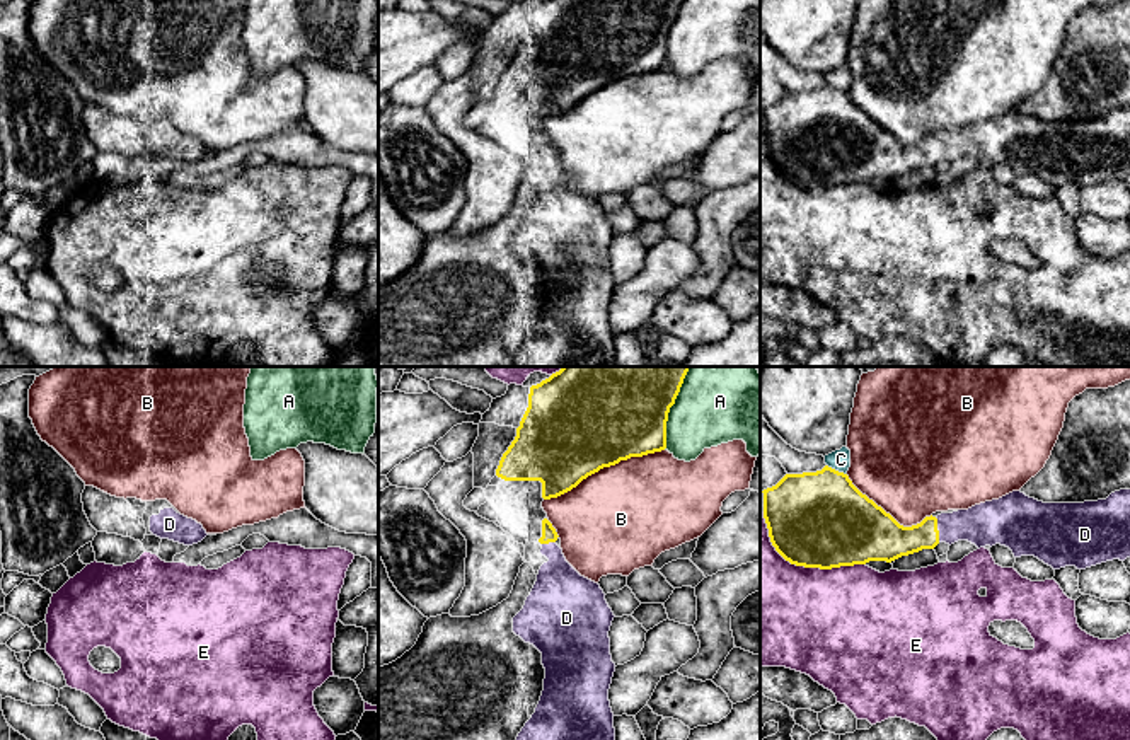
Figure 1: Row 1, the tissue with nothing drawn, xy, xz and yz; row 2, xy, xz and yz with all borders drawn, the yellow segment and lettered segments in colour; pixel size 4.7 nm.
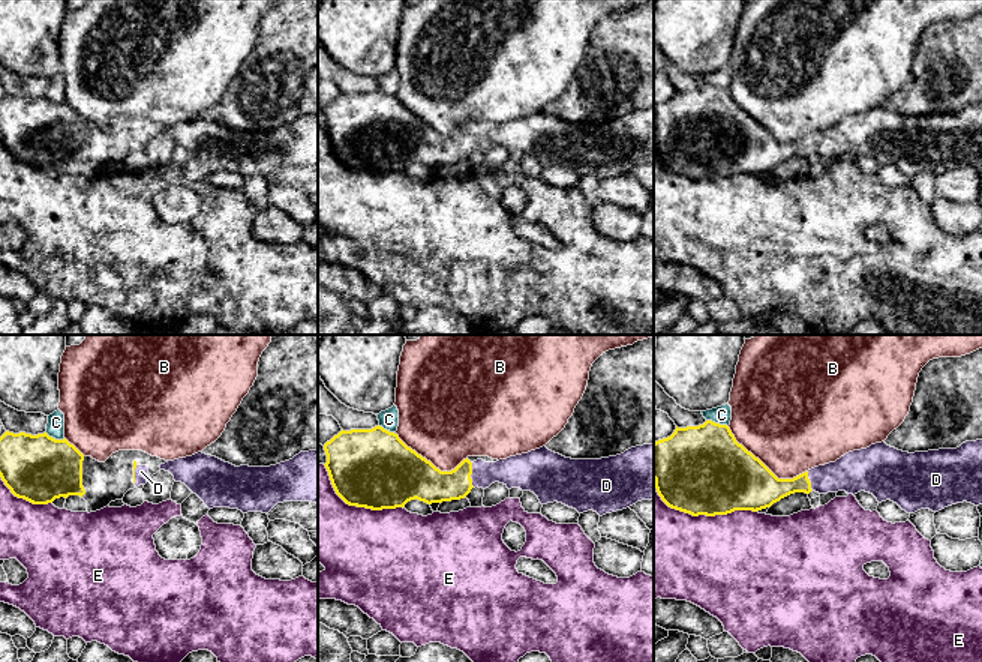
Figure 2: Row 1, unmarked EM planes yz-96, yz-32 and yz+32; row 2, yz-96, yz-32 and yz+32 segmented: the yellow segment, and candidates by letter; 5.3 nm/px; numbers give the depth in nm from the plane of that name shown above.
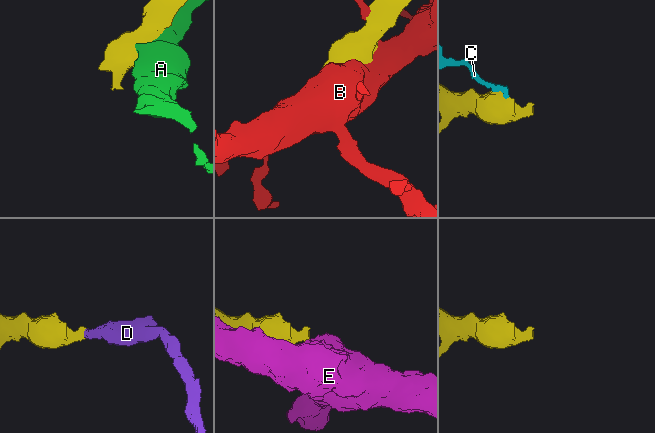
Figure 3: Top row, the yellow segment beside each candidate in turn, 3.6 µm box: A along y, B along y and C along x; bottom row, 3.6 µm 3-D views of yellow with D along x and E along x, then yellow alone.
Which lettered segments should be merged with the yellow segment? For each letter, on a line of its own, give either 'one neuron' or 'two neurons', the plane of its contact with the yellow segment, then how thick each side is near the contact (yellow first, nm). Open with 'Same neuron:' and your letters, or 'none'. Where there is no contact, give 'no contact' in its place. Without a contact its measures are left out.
Same neuron: D
A: two neurons | xz | 500/400 nm
B: two neurons | xz | 500/480 nm
C: two neurons | yz | 460/100 nm
D: one neuron | yz | 200/200 nm
E: two neurons | yz | 460/480 nm

